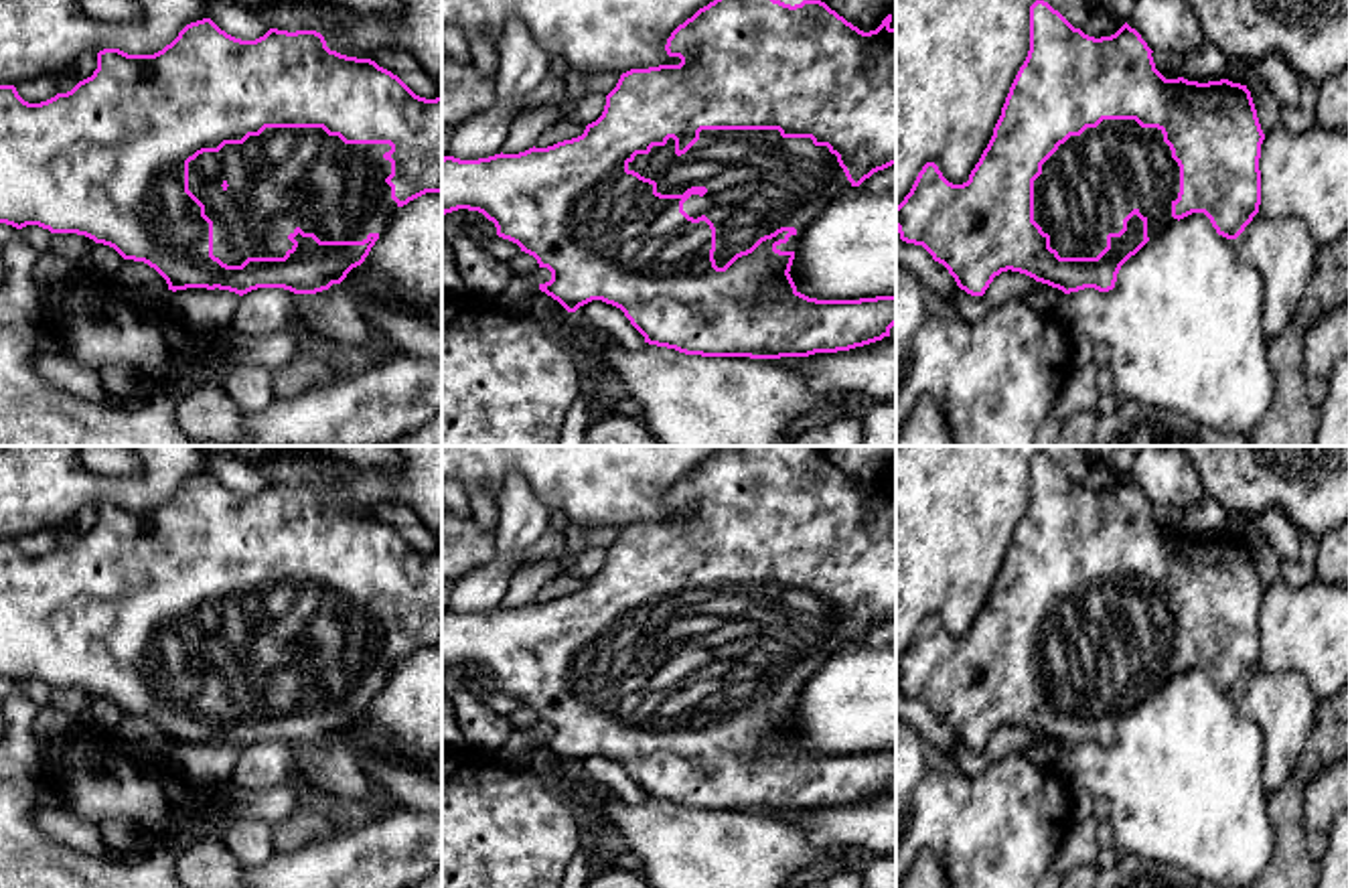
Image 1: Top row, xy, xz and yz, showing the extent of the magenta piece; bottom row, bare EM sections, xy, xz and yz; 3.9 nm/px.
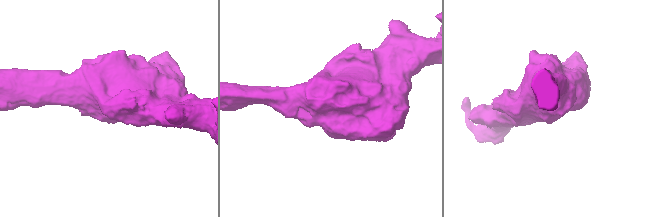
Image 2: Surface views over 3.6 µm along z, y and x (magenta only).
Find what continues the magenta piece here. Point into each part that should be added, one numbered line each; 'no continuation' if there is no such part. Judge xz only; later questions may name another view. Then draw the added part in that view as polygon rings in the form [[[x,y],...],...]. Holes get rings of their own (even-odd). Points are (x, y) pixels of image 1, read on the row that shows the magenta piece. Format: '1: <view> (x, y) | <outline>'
1: xz (757, 181) | [[[701,130],[681,156],[669,138],[636,154],[628,170],[655,180],[661,195],[707,189],[703,197],[691,195],[683,211],[714,223],[718,268],[780,227],[797,233],[776,249],[795,251],[807,225],[853,189],[827,146],[782,138],[778,130]]]

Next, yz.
1: yz (1093, 181) | [[[1103,120],[1080,136],[1070,136],[1042,164],[1034,180],[1034,221],[1050,235],[1060,257],[1097,257],[1107,235],[1123,229],[1123,219],[1137,209],[1147,219],[1149,241],[1178,219],[1172,203],[1180,193],[1180,166],[1157,128],[1141,128],[1135,120]]]

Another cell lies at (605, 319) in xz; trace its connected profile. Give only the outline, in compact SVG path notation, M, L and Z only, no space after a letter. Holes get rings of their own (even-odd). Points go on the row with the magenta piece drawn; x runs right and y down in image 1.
M592 300L574 314L584 326L622 349L636 351L645 345L645 337L630 324L624 312L612 304Z

